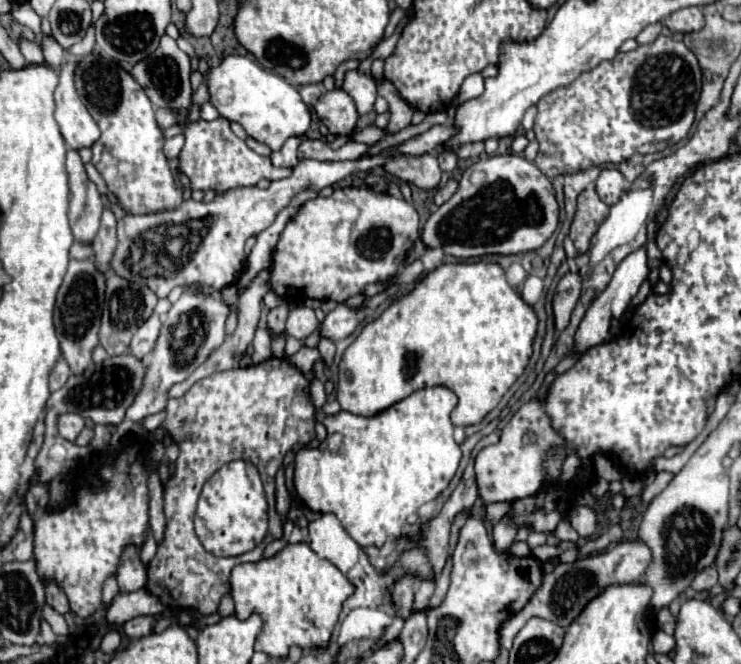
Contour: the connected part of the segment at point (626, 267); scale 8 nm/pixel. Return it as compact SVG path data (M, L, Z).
M641 246L639 250L631 252L631 254L617 266L617 270L615 270L615 274L613 274L613 280L609 282L609 286L605 288L605 292L601 292L601 294L593 300L593 304L589 306L589 310L587 310L585 318L581 320L579 330L577 330L577 334L575 334L575 350L585 352L585 350L589 350L591 346L597 346L597 344L603 344L603 342L611 340L611 336L609 336L611 320L613 320L613 318L619 318L619 316L627 310L631 298L639 292L639 286L647 280L647 276L649 276L649 256L647 256L647 248Z

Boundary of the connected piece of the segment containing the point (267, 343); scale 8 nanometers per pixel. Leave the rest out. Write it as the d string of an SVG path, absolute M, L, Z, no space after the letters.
M257 328L252 346L254 349L252 354L254 364L261 363L271 356L271 338L269 338L269 334L265 332L265 328Z

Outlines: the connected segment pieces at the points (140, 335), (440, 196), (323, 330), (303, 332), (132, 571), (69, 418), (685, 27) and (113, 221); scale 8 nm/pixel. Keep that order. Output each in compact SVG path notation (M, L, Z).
M153 314L133 336L131 344L129 344L129 354L135 356L137 360L143 360L155 346L155 340L159 336L159 328L161 328L161 318L157 314Z
M449 178L449 182L437 190L437 194L435 194L435 204L439 204L439 206L441 206L443 202L447 202L447 200L455 194L457 186L459 186L459 182L457 182L455 178Z
M337 304L337 308L331 310L319 324L319 334L321 338L329 338L333 342L343 340L355 330L355 326L365 318L365 314L367 310L349 310L345 304Z
M297 306L289 312L285 332L293 338L307 338L317 328L317 316L307 306Z
M129 544L123 550L119 568L117 568L117 582L121 592L135 592L145 588L147 584L147 568L139 558L139 546Z
M65 412L63 416L59 416L57 420L57 428L59 428L59 434L65 438L65 440L75 440L79 436L79 432L85 428L85 420L79 416L79 414L73 414L73 412Z
M689 6L689 8L681 8L677 12L673 12L671 16L665 18L663 22L671 32L697 32L705 26L703 22L703 14L697 6Z
M105 208L103 216L101 216L99 234L93 240L95 260L97 260L101 272L109 272L111 270L109 262L111 262L111 256L115 252L115 246L117 246L117 218L115 218L111 208Z

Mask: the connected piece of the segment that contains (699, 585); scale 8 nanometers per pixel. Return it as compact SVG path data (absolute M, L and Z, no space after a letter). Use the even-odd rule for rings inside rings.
M709 566L709 568L705 568L703 572L699 572L699 574L695 576L691 588L697 590L697 592L705 592L705 590L713 588L715 584L717 584L717 570L715 570L713 566Z

